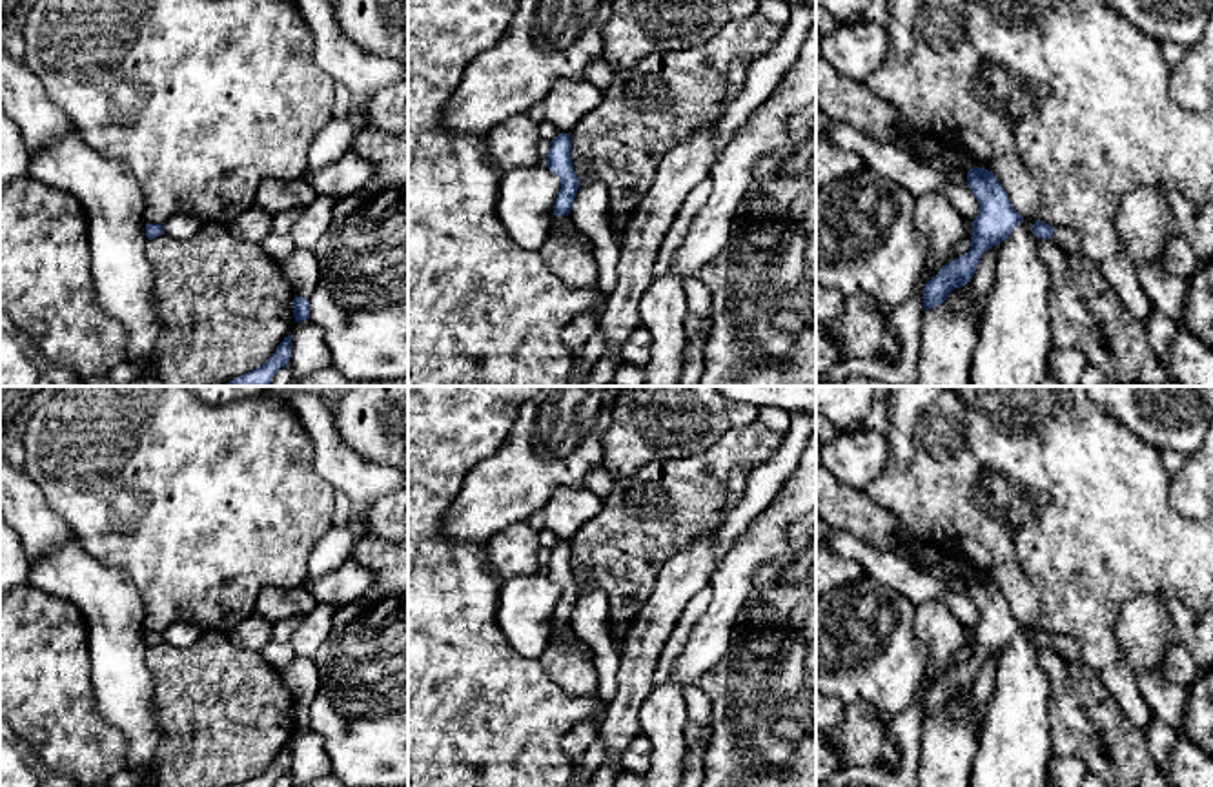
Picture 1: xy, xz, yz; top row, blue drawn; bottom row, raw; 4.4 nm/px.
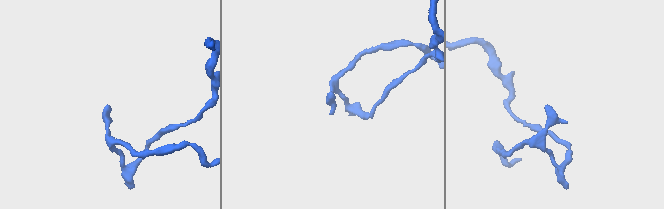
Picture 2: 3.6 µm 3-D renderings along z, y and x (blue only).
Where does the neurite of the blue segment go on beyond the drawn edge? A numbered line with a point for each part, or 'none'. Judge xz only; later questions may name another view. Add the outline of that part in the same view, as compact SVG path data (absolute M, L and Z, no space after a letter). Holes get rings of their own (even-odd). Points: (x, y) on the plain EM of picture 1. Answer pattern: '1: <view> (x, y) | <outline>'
1: xz (563, 633) | M568 623L556 625L556 638L568 645L577 645L585 654L590 654L590 649L572 632Z

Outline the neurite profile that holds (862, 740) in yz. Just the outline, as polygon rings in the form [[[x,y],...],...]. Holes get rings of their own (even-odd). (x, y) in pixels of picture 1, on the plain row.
[[[847,705],[840,727],[816,731],[816,787],[827,778],[849,767],[889,767],[898,772],[903,754],[891,743],[885,720],[876,707]]]

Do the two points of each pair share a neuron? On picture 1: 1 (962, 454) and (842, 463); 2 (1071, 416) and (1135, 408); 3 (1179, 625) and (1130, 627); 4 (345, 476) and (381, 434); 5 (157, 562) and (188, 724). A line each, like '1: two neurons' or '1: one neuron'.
1: two neurons
2: two neurons
3: one neuron
4: two neurons
5: two neurons

